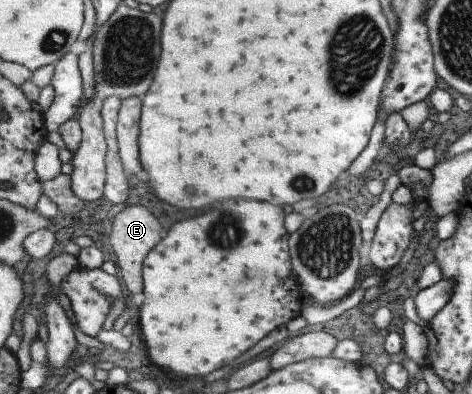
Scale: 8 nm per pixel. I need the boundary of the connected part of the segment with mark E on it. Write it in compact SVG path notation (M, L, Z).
M127 205L115 218L110 236L110 246L116 256L118 275L125 289L133 294L143 292L143 260L163 240L161 222L145 206Z

